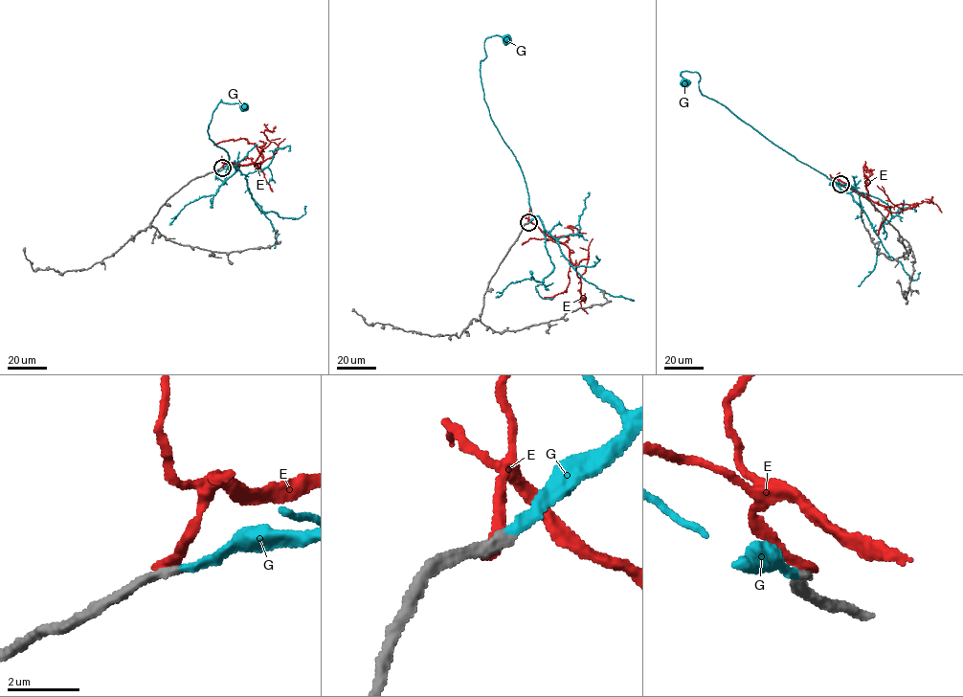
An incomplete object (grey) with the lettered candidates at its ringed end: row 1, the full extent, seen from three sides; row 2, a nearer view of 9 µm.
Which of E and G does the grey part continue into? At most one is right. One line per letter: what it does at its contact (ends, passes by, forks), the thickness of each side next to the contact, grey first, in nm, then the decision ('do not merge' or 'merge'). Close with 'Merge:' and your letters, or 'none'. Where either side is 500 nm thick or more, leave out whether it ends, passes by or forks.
E: it ends; calibres 340 and 340 nm; do not merge
G: it ends; calibres 300 and 220 nm; merge
Merge: G

